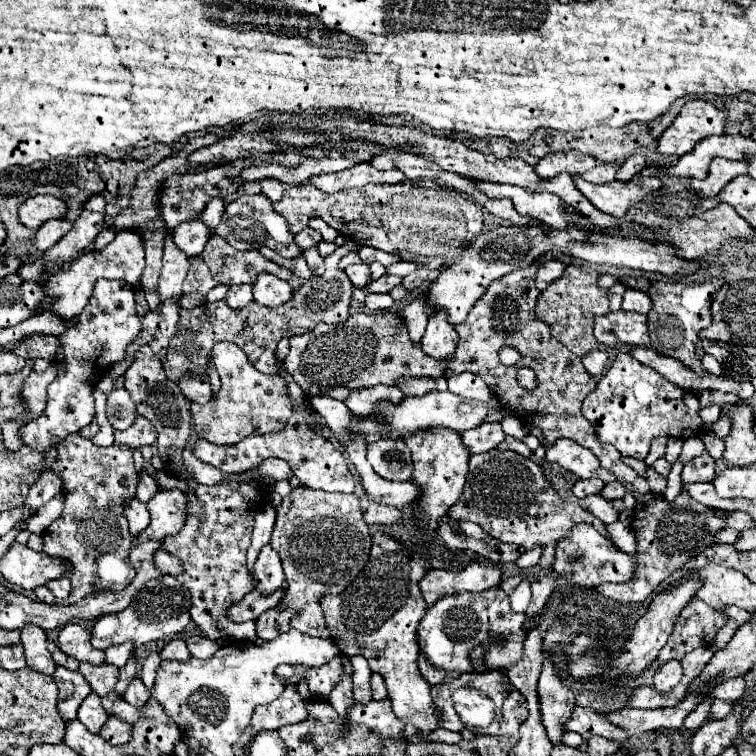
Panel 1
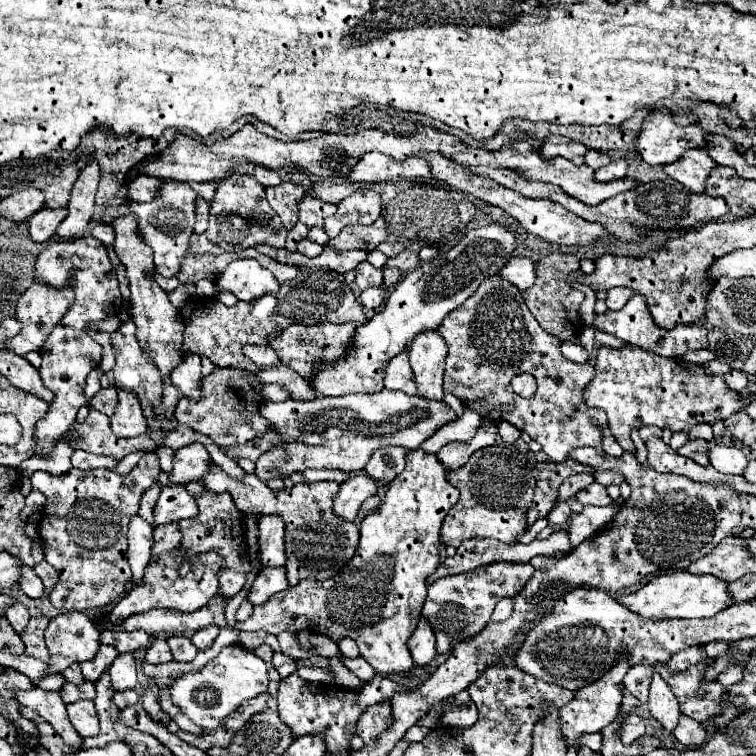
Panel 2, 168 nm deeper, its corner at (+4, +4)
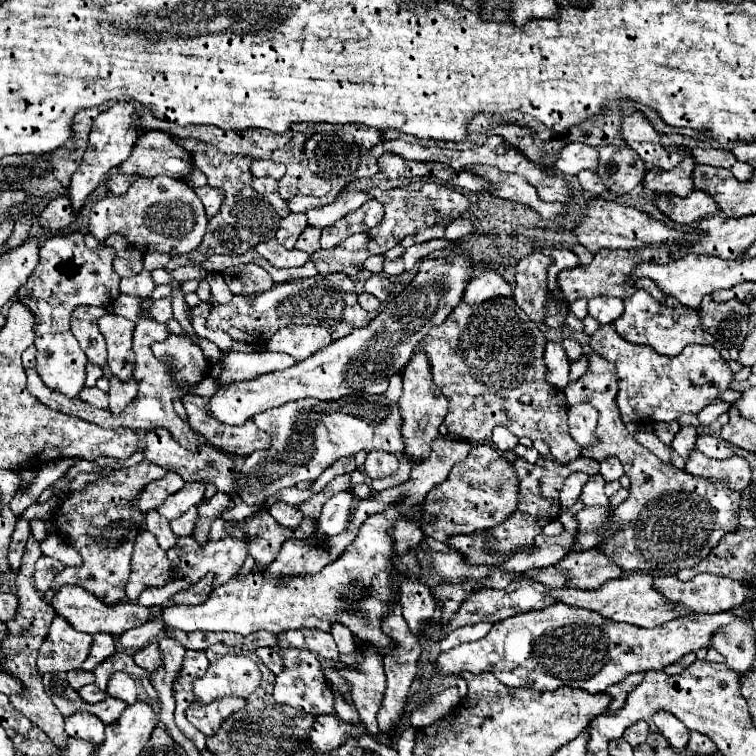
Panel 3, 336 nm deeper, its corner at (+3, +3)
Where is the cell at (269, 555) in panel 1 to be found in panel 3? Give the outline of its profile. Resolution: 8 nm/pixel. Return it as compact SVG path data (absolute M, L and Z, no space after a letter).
M283 501L275 503L275 505L269 509L269 513L273 515L273 519L275 519L279 525L291 527L291 529L297 527L297 525L301 523L301 519L303 519L303 513L299 513L299 507L289 505L289 503L283 503Z

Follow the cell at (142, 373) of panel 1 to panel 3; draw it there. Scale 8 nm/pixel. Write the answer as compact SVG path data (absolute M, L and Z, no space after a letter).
M109 313L99 317L97 325L107 341L107 365L111 373L117 375L121 381L127 381L129 377L133 377L135 363L135 355L131 349L135 323L115 313Z

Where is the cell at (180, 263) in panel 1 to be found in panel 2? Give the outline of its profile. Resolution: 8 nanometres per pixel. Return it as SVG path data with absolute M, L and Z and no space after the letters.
M166 180L160 188L160 196L148 204L140 204L134 202L130 206L126 204L116 204L116 206L106 206L102 212L102 220L106 224L110 224L114 218L134 212L140 220L140 236L142 240L154 250L154 264L156 270L160 272L160 276L164 278L172 278L178 274L180 264L184 260L184 254L188 252L188 238L194 232L194 200L196 200L196 192L186 184L186 182L174 182L174 180Z

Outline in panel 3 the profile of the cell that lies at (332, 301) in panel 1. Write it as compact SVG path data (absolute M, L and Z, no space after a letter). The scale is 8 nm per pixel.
M333 273L333 275L317 275L311 279L295 279L295 281L287 281L287 283L277 283L267 293L261 293L255 297L233 295L233 299L227 305L213 303L211 313L207 317L207 327L221 329L235 341L245 341L245 343L261 341L261 345L263 345L265 341L271 339L273 333L277 333L279 329L283 329L287 325L323 325L325 329L329 329L333 333L333 339L341 339L357 327L367 327L369 321L371 321L369 313L363 311L357 303L357 291L355 291L353 281L343 273Z

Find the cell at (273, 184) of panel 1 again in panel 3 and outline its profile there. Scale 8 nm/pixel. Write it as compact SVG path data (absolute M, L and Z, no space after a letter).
M257 159L251 165L251 173L254 177L270 176L279 180L283 177L285 171L284 165L273 163L269 159Z

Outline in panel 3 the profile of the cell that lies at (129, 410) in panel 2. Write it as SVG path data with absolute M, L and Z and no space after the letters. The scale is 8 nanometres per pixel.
M111 377L109 379L109 409L111 413L119 415L133 399L135 399L135 393L137 393L137 383L135 379L131 381L119 381L119 377Z

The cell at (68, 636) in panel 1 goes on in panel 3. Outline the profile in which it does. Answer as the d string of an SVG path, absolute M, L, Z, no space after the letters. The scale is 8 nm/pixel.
M55 617L39 649L39 671L59 673L79 669L91 649L91 635L75 631L63 617Z

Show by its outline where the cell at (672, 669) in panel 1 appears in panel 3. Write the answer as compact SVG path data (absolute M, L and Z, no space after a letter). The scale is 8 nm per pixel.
M665 711L655 713L653 723L657 725L659 733L669 741L671 747L675 747L675 749L685 749L687 747L691 731L679 719L675 719L671 713L665 713Z

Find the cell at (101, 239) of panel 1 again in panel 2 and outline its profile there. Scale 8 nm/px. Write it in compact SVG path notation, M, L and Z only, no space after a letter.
M98 222L98 224L94 224L94 228L90 230L90 234L92 234L94 238L98 238L98 240L100 240L102 244L106 244L106 246L112 246L112 242L114 242L114 230L112 230L110 224Z

